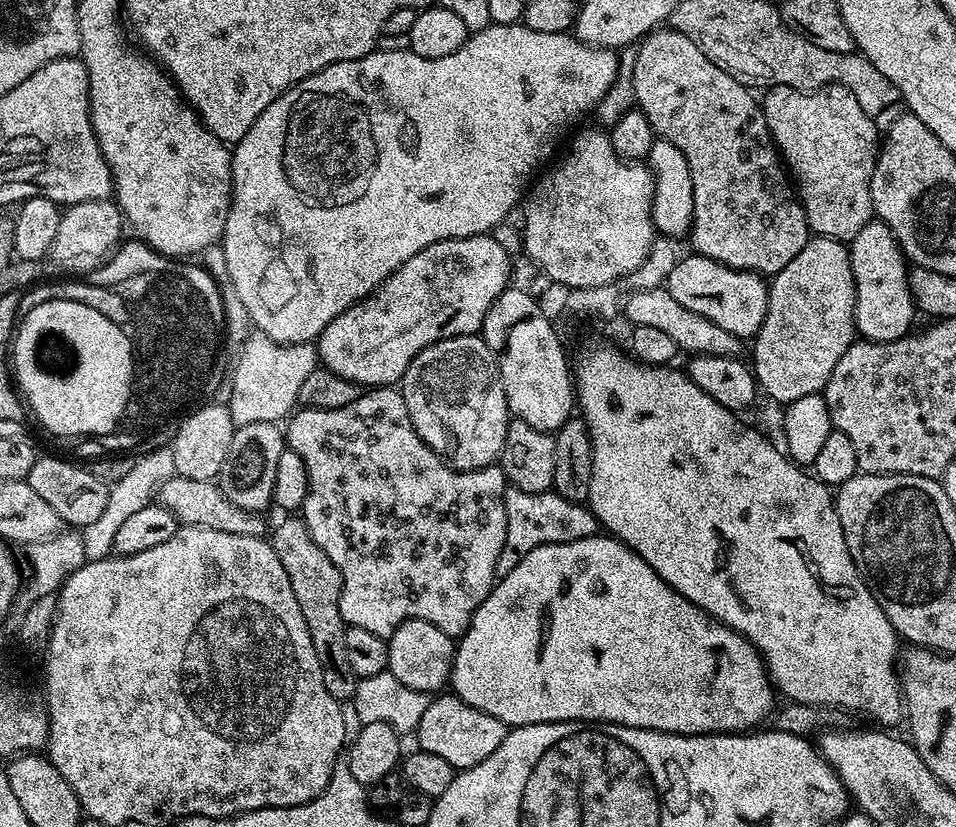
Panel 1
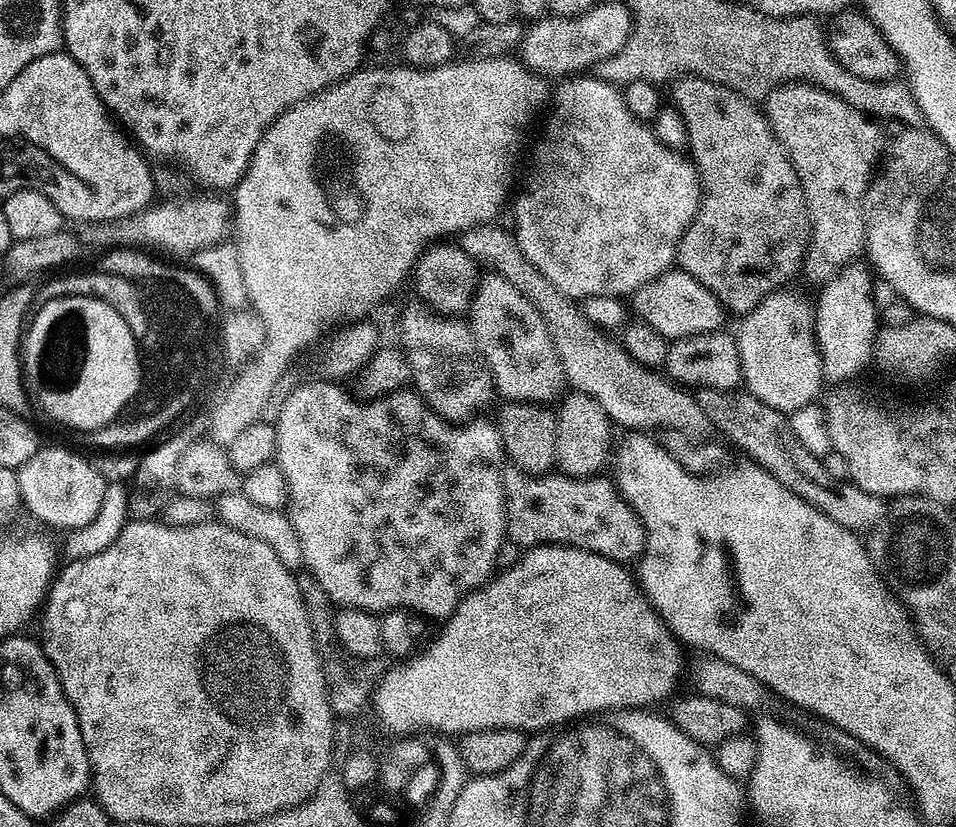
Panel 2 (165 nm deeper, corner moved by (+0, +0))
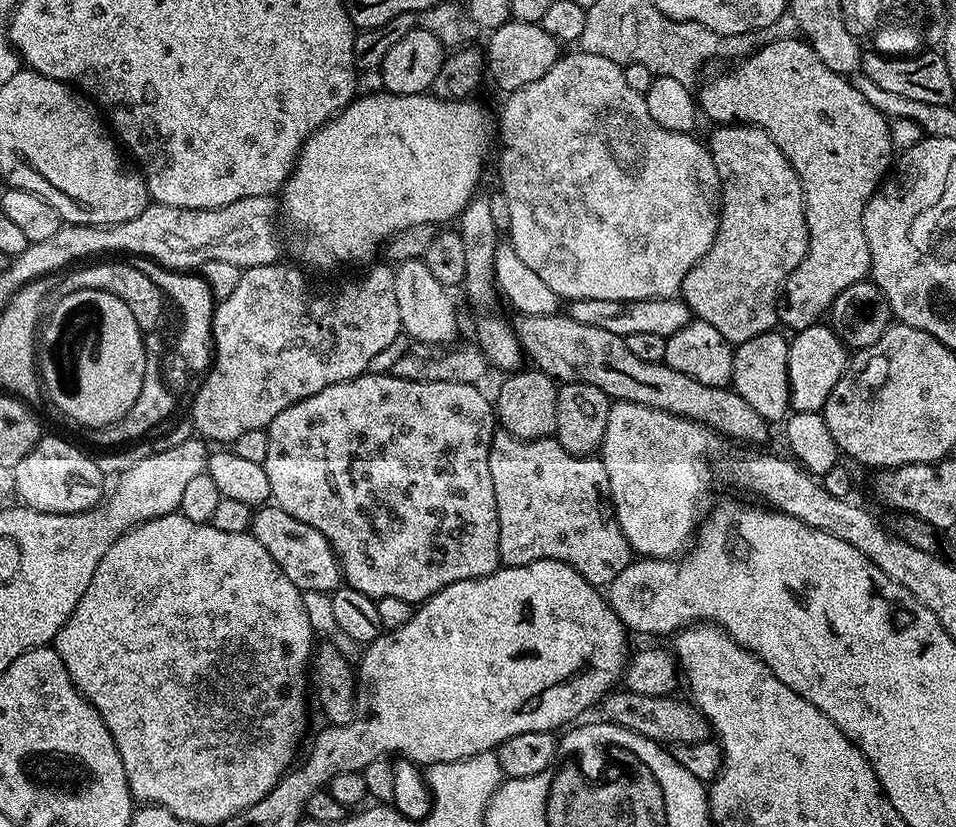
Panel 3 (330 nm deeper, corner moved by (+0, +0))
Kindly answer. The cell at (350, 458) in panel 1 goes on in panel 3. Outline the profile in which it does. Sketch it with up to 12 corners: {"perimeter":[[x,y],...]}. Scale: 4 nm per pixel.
{"perimeter":[[475,384],[286,406],[275,507],[419,606],[501,567]]}

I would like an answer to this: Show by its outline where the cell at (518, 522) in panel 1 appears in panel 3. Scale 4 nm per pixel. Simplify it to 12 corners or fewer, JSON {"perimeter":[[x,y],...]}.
{"perimeter":[[498,430],[503,567],[607,586],[632,563],[606,466]]}

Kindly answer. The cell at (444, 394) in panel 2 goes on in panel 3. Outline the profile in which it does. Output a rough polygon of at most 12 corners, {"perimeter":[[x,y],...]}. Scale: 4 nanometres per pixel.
{"perimeter":[[423,259],[395,269],[401,329],[450,344],[456,304]]}

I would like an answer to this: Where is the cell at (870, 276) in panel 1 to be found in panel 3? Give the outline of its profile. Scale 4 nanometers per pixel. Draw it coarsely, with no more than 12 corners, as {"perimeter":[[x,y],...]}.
{"perimeter":[[827,323],[788,340],[791,411],[820,412],[848,368]]}

